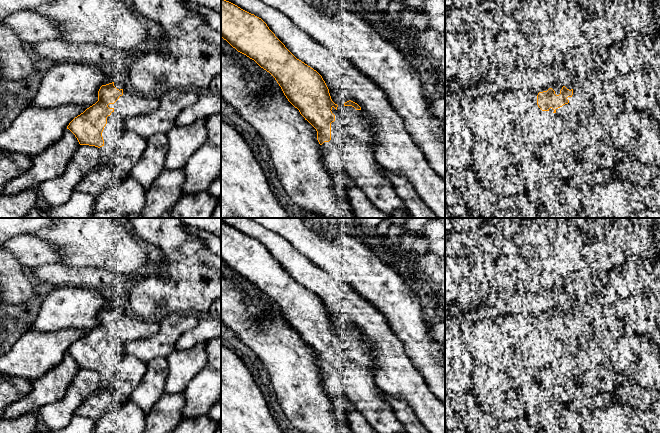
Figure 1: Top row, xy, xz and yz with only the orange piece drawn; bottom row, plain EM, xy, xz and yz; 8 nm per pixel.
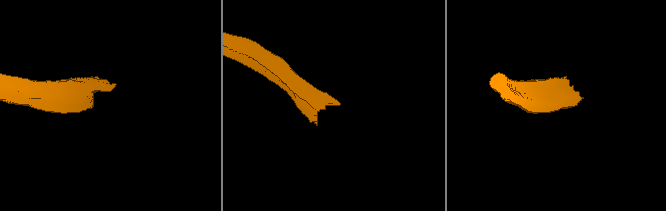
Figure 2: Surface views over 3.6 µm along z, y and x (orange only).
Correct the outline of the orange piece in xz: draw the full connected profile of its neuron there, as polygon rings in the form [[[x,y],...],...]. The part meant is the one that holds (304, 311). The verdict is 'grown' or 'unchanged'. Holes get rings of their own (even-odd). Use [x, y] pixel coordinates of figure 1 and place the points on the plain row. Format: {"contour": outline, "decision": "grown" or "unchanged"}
{"contour": [[[221,221],[221,261],[238,276],[254,284],[261,292],[269,296],[281,311],[288,325],[299,334],[300,338],[317,355],[322,385],[328,393],[345,394],[363,418],[378,433],[405,433],[403,425],[397,419],[392,407],[380,396],[375,382],[374,348],[372,342],[361,334],[361,331],[349,324],[343,329],[335,328],[322,300],[313,292],[297,283],[269,253],[259,241]]], "decision": "grown"}

